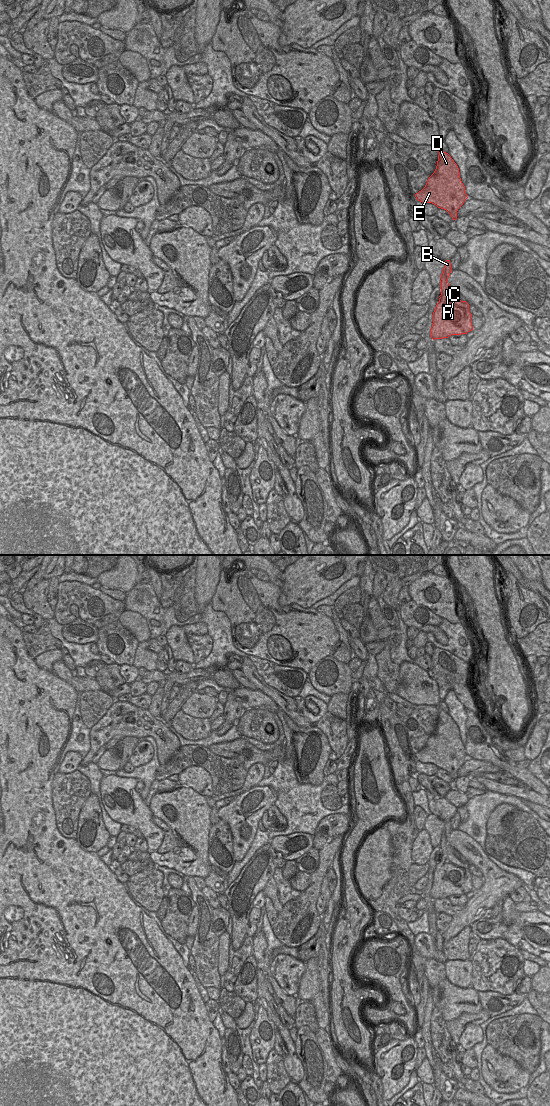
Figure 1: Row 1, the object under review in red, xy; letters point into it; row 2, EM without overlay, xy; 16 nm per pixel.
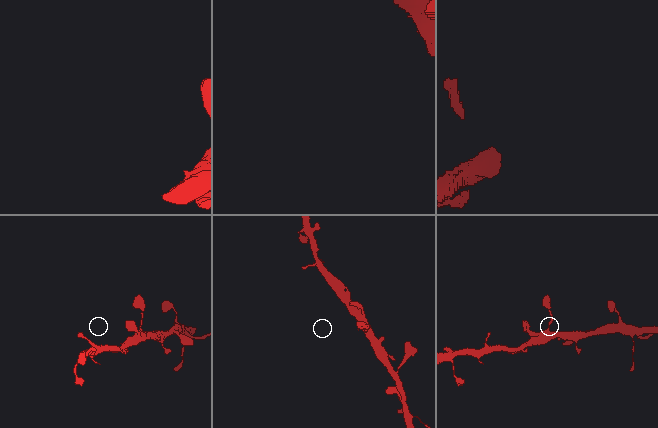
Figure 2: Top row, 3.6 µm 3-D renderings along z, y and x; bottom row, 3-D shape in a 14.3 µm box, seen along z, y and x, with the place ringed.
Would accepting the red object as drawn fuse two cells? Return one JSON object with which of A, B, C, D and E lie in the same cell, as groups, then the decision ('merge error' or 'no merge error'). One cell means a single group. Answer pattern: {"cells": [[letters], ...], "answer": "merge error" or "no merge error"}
{"cells": [["A", "B", "C", "D", "E"]], "answer": "no merge error"}

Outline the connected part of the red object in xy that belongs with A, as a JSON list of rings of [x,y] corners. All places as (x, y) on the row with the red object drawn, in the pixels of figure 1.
[[[450,260],[444,261],[440,280],[441,295],[433,312],[433,323],[430,330],[433,340],[467,334],[473,330],[469,304],[459,300],[455,296],[455,290],[448,283],[451,271]]]

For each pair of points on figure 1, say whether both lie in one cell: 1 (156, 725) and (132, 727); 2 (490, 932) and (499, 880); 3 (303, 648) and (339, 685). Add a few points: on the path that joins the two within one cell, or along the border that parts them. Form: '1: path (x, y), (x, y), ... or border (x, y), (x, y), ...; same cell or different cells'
1: path (150, 725), (138, 725); same cell
2: border (481, 917), (469, 925); different cells
3: border (329, 655), (322, 658), (308, 674); different cells

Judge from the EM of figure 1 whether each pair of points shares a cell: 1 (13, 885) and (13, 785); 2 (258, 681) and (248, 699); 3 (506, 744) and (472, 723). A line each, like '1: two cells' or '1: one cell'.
1: one cell
2: two cells
3: two cells

